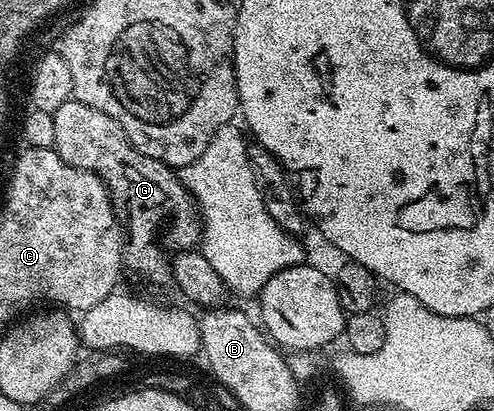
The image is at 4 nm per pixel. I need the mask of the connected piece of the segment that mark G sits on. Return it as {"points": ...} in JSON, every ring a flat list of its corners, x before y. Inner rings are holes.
{"points":[[70,100,54,112,53,119,53,149,57,155,75,168,97,174,109,189,114,211,127,227,127,241,123,246,124,265,153,282,168,283,171,255,194,249,203,238,203,223,197,203,181,183,178,171,159,160,143,156,143,152,133,147,119,123,111,120,107,112,99,112,99,108]]}

